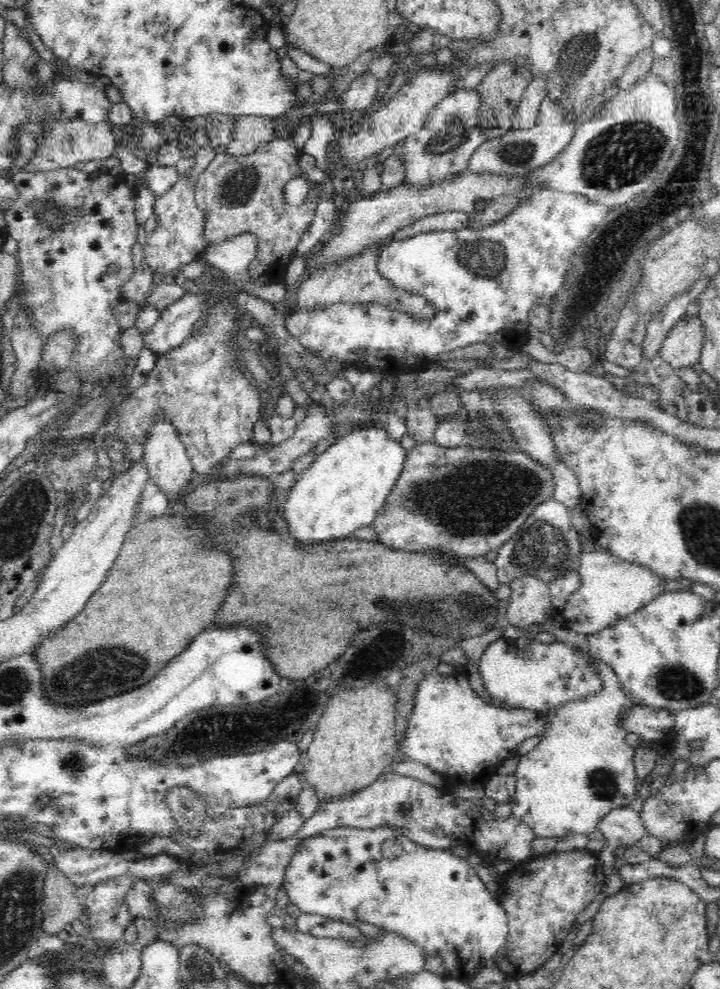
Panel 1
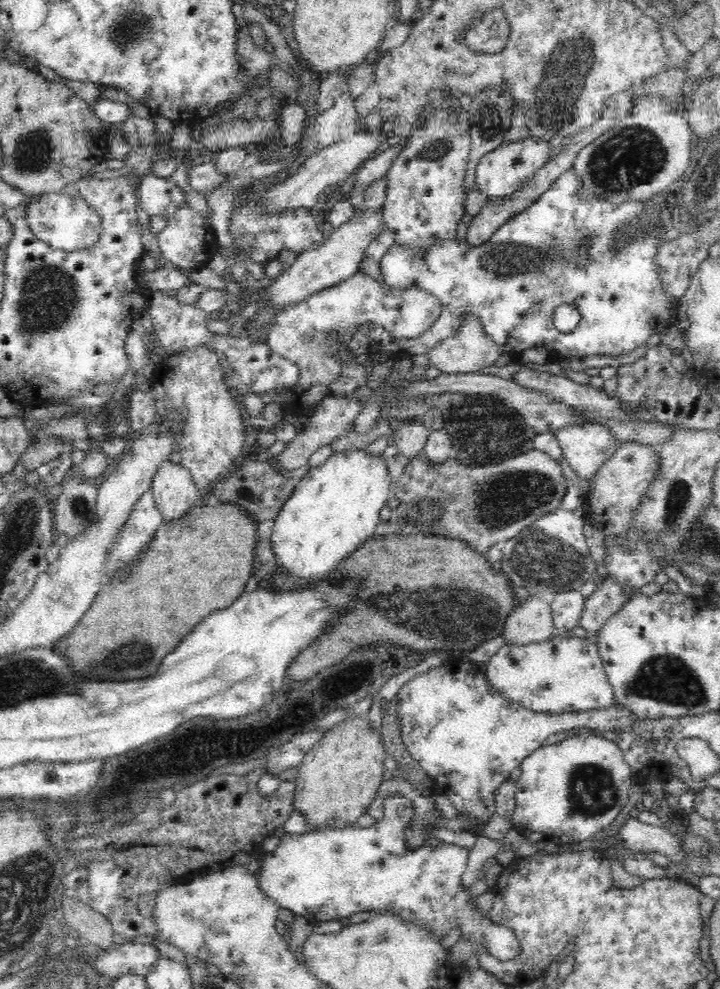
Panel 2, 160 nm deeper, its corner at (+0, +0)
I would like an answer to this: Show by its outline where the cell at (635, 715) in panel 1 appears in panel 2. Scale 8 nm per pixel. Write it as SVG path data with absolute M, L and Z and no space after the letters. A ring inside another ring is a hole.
M450 655L449 659L438 666L438 668L432 668L428 672L416 675L414 678L410 679L404 686L402 686L397 694L398 698L401 698L401 708L400 717L402 717L402 739L404 739L404 747L410 754L410 756L418 762L418 764L423 768L424 772L428 773L438 787L442 788L442 795L445 795L456 810L458 810L458 815L466 814L468 820L470 820L470 825L467 829L468 832L474 833L478 836L478 830L482 824L489 822L489 819L495 814L494 806L494 793L496 788L501 782L504 782L509 778L510 772L516 767L521 766L523 758L530 756L538 747L542 746L544 740L549 736L555 735L557 733L564 732L566 730L572 730L572 728L578 728L581 726L595 728L601 730L611 730L620 731L627 728L628 730L634 730L638 726L638 720L643 720L646 718L638 717L636 713L632 710L625 708L624 706L615 703L610 706L610 708L597 708L592 710L585 710L579 713L562 713L562 714L552 714L552 713L538 713L536 711L523 708L520 704L510 701L505 698L497 691L492 691L492 686L488 684L486 675L479 672L479 667L476 662L472 660L467 660L466 658L460 658Z

